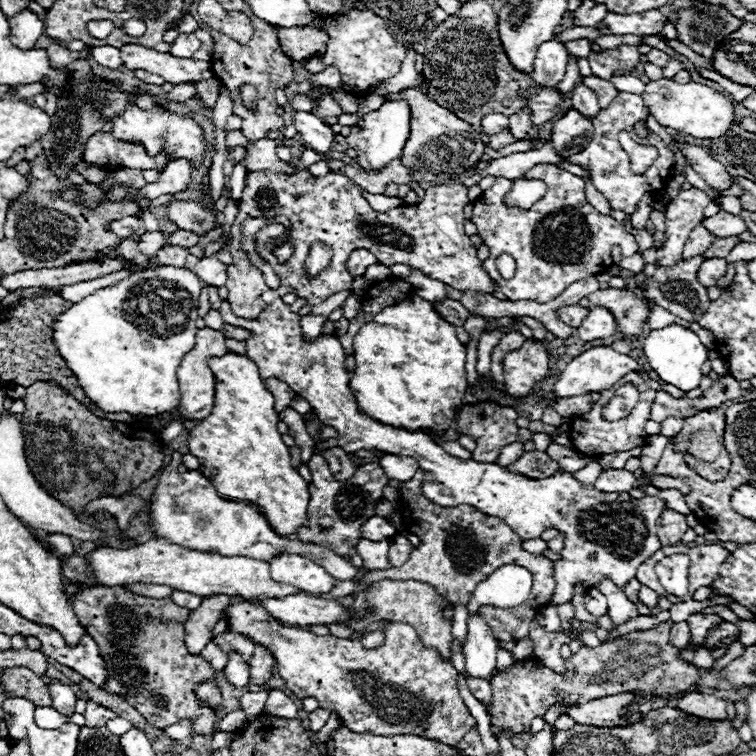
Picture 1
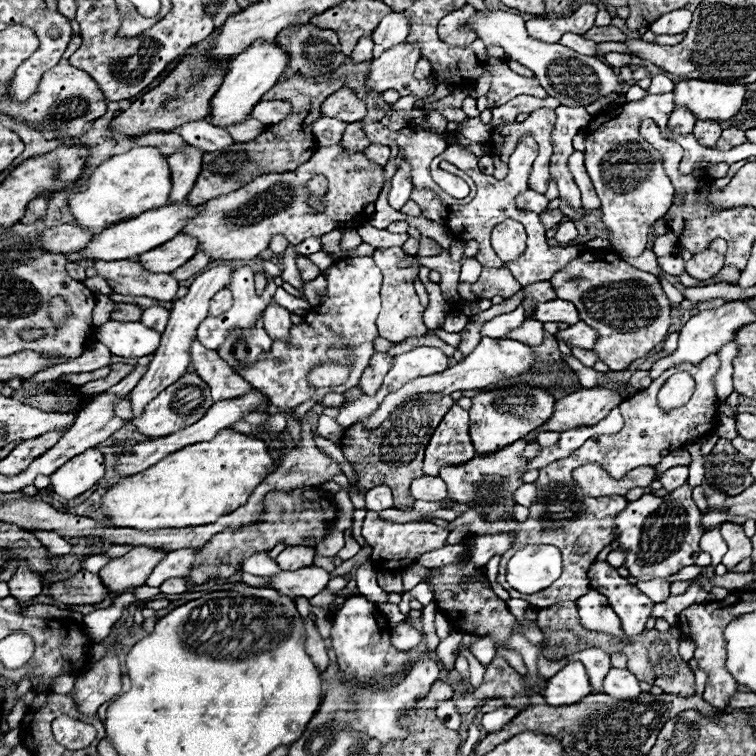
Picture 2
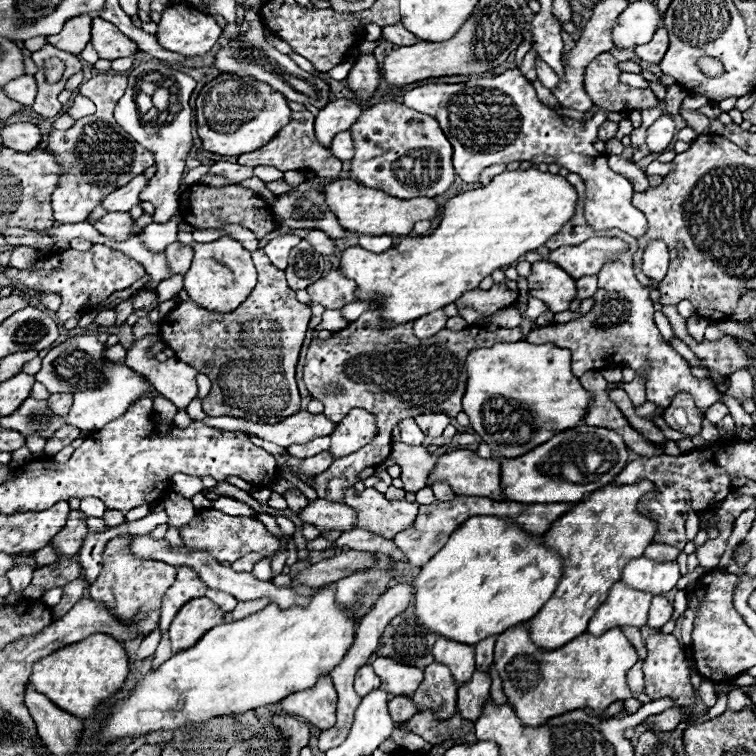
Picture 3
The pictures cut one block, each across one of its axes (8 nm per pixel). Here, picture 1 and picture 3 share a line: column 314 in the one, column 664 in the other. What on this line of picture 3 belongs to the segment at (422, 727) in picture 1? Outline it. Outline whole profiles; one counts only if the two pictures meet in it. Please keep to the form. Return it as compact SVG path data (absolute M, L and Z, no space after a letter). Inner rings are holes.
M652 634L646 638L646 648L648 656L644 660L644 694L650 700L660 700L660 698L672 698L676 708L688 708L690 714L694 714L696 706L696 694L690 684L690 668L688 660L684 656L684 650L680 642L674 638L674 634Z

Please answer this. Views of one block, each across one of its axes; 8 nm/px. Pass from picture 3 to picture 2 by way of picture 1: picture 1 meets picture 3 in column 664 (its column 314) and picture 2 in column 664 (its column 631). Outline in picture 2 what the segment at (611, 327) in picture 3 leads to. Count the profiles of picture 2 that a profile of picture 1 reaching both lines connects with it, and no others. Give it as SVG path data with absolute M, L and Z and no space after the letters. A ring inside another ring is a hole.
M688 482L662 498L644 494L640 500L628 502L628 506L616 518L618 542L622 548L630 550L624 566L638 580L668 580L682 568L696 564L696 558L702 552L700 538L704 534L700 516L702 512L692 500L692 486Z

